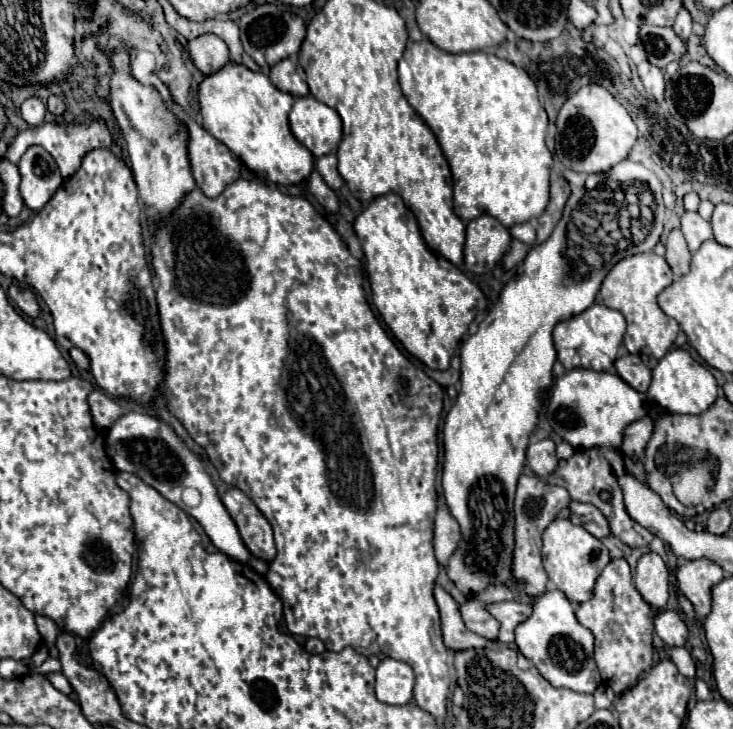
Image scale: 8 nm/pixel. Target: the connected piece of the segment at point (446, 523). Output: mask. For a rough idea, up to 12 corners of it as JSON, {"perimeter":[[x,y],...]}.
{"perimeter":[[438,506],[434,550],[442,566],[460,542],[458,522]]}

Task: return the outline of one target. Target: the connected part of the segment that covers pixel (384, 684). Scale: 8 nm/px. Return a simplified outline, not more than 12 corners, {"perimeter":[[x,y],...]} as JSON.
{"perimeter":[[384,658],[376,668],[376,698],[400,706],[412,700],[414,672]]}

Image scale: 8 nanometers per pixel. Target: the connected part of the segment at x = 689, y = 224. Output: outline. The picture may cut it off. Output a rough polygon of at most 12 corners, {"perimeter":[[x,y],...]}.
{"perimeter":[[698,212],[682,216],[690,252],[712,238],[712,226]]}

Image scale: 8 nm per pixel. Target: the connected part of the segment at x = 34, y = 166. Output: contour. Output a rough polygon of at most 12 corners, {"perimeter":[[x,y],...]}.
{"perimeter":[[30,146],[18,162],[20,192],[40,210],[62,184],[54,158]]}

